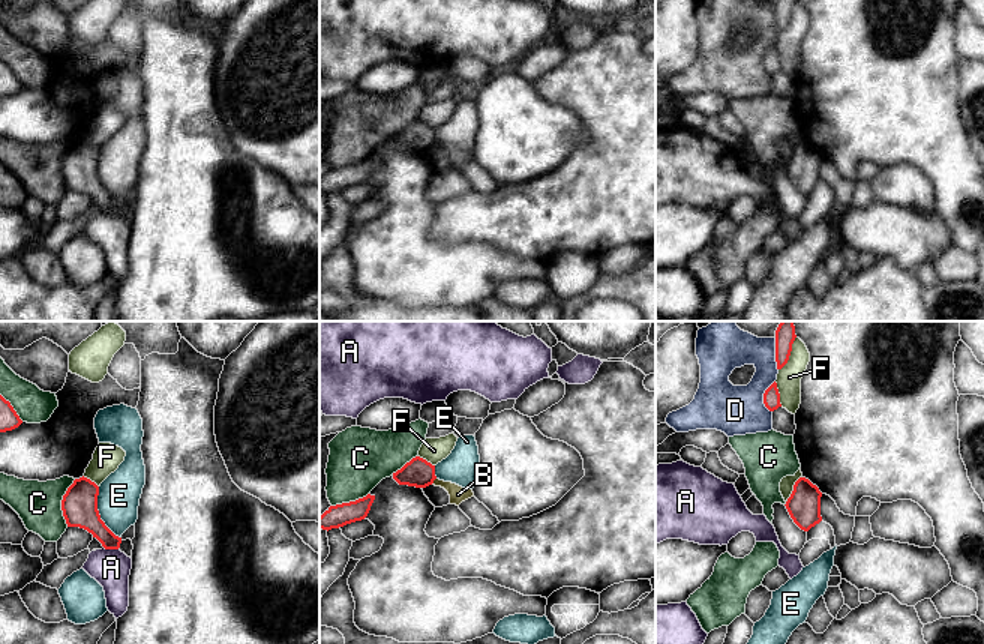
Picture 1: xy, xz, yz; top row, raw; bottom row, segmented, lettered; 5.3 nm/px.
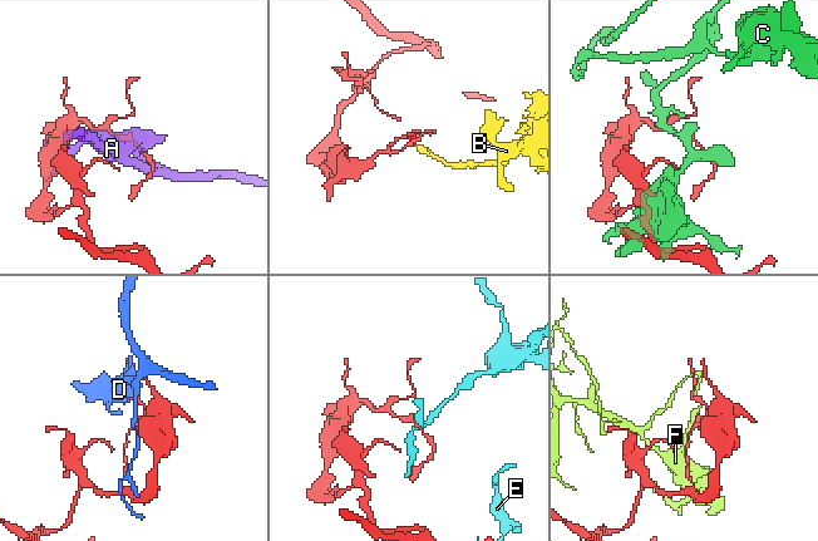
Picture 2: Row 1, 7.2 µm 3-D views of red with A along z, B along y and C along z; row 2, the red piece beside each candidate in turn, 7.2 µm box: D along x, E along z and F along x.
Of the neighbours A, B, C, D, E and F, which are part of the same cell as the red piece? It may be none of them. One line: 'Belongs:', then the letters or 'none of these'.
Belongs: none of these

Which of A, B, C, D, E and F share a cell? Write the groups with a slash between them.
A / B / C / D / E / F

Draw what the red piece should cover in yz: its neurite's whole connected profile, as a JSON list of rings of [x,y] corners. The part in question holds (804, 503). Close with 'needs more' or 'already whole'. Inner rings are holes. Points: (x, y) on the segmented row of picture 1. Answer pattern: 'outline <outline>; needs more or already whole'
outline [[[800,477],[795,482],[794,491],[784,506],[801,530],[808,531],[822,521],[820,497],[822,492],[808,479]]]; already whole

